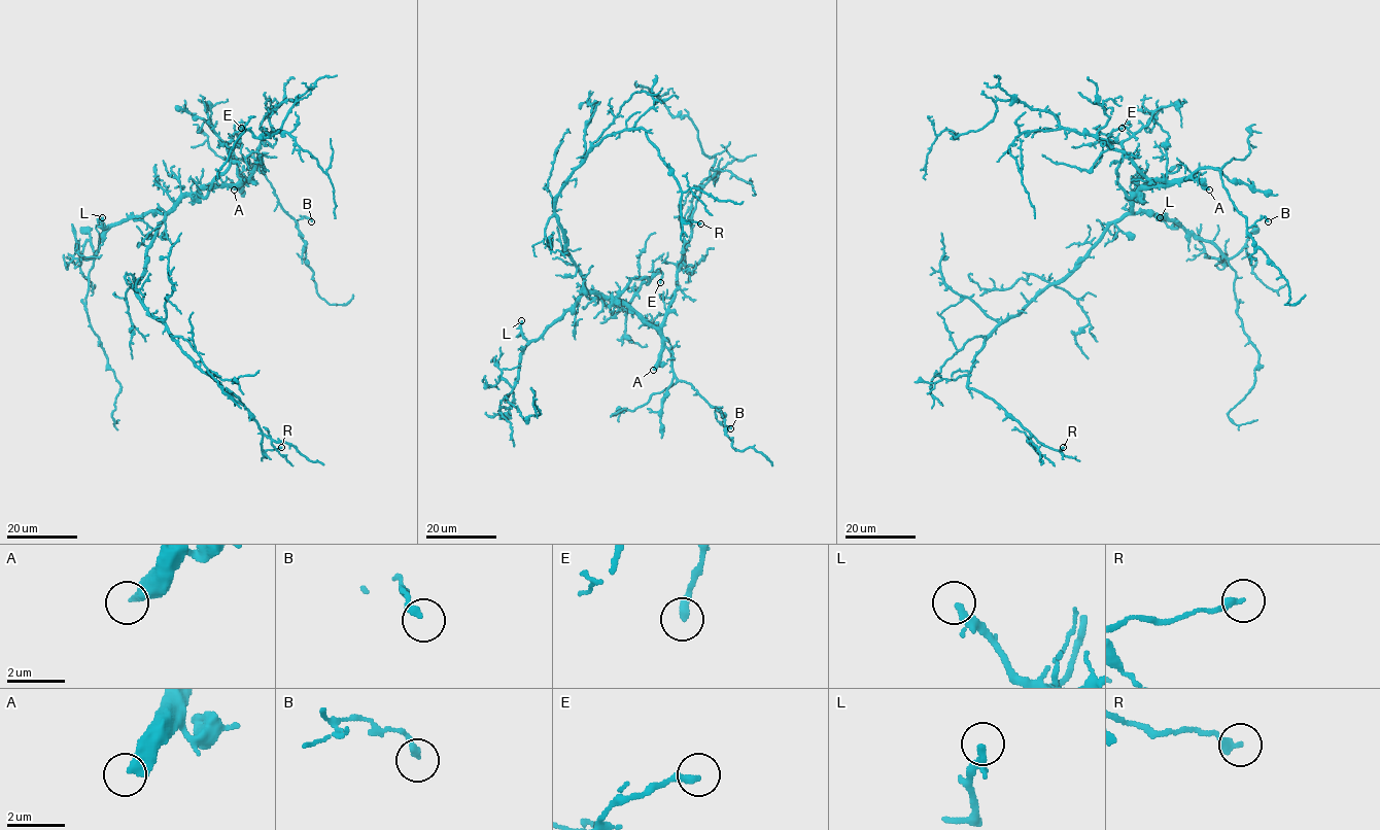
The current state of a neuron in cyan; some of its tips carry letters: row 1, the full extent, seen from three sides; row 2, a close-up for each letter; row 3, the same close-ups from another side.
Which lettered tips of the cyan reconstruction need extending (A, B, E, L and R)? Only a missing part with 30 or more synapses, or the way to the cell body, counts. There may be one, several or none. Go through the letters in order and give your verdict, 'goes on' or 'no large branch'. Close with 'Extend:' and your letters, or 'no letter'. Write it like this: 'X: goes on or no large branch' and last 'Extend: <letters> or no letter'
A: goes on
B: no large branch
E: no large branch
L: no large branch
R: no large branch
Extend: A

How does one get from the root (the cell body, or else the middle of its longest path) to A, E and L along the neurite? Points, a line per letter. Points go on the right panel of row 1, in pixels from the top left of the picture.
A: (1133, 203), (1141, 189), (1167, 186), (1178, 180), (1199, 180), (1209, 189)
E: (1133, 203), (1137, 196), (1128, 197), (1117, 180), (1123, 147), (1114, 140), (1108, 142), (1108, 135), (1122, 128)
L: (1133, 203), (1134, 212), (1150, 212), (1173, 218), (1180, 225), (1169, 227), (1160, 217)

